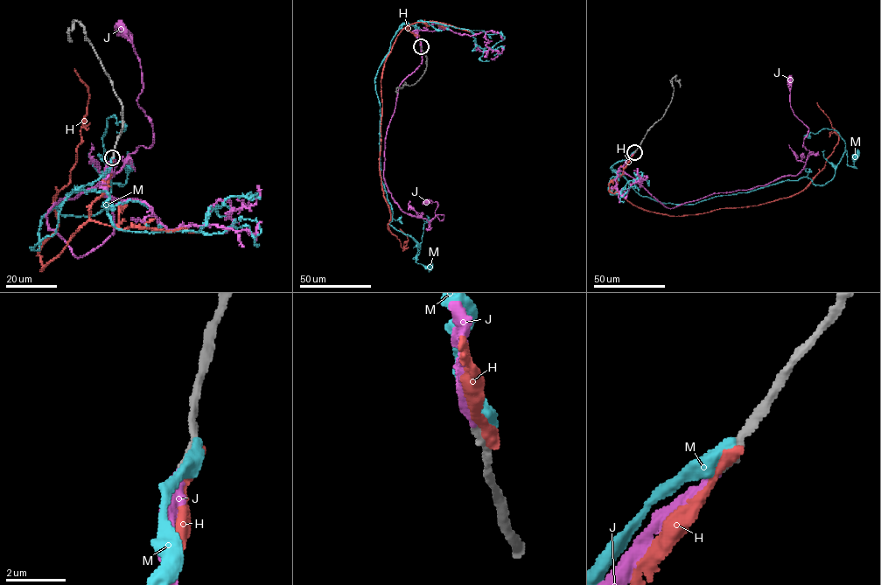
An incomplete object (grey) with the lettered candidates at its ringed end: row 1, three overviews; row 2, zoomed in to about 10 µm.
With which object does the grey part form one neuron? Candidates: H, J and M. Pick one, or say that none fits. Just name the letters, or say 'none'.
J

